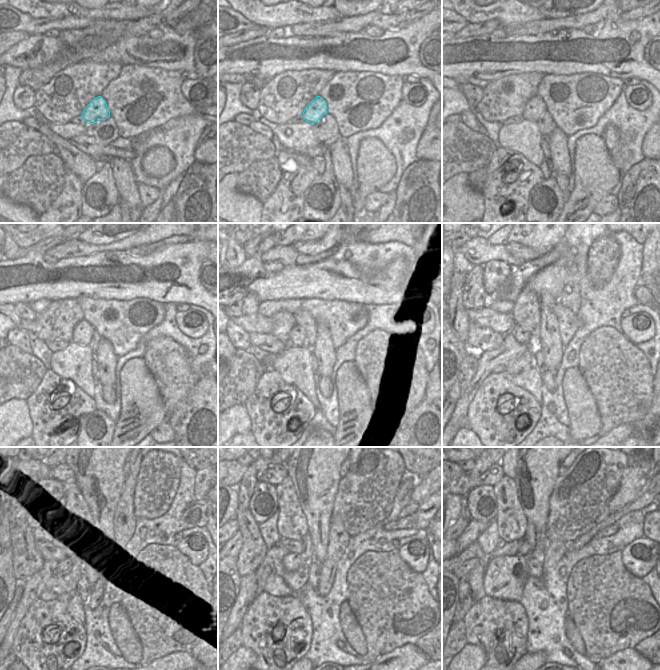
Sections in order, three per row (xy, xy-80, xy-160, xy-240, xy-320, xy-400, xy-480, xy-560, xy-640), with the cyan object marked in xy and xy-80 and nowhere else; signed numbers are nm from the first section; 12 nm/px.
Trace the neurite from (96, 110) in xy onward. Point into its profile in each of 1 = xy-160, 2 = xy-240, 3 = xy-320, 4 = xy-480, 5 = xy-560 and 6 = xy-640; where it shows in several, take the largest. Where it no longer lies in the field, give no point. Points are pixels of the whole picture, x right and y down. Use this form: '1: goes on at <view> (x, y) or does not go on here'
1: goes on at xy-160 (535, 107)
2: goes on at xy-240 (83, 332)
3: goes on at xy-320 (298, 337)
4: goes on at xy-480 (71, 558)
5: goes on at xy-560 (291, 562)
6: goes on at xy-640 (505, 577)

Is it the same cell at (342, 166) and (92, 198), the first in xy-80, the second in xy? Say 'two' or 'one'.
two

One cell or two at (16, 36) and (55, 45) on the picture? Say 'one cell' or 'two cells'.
two cells

